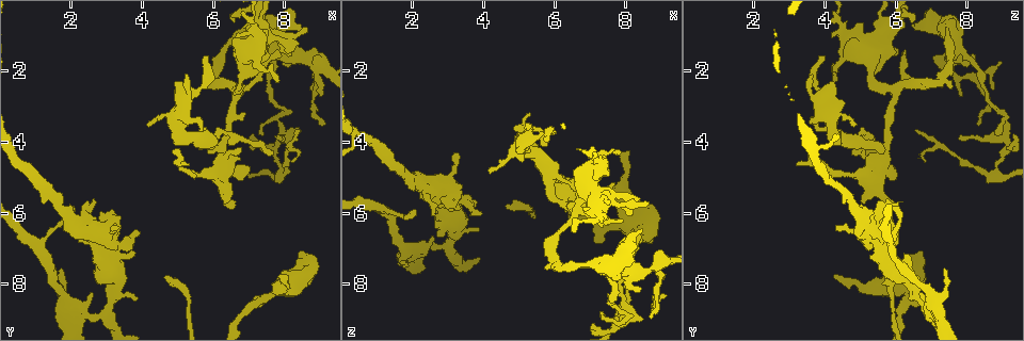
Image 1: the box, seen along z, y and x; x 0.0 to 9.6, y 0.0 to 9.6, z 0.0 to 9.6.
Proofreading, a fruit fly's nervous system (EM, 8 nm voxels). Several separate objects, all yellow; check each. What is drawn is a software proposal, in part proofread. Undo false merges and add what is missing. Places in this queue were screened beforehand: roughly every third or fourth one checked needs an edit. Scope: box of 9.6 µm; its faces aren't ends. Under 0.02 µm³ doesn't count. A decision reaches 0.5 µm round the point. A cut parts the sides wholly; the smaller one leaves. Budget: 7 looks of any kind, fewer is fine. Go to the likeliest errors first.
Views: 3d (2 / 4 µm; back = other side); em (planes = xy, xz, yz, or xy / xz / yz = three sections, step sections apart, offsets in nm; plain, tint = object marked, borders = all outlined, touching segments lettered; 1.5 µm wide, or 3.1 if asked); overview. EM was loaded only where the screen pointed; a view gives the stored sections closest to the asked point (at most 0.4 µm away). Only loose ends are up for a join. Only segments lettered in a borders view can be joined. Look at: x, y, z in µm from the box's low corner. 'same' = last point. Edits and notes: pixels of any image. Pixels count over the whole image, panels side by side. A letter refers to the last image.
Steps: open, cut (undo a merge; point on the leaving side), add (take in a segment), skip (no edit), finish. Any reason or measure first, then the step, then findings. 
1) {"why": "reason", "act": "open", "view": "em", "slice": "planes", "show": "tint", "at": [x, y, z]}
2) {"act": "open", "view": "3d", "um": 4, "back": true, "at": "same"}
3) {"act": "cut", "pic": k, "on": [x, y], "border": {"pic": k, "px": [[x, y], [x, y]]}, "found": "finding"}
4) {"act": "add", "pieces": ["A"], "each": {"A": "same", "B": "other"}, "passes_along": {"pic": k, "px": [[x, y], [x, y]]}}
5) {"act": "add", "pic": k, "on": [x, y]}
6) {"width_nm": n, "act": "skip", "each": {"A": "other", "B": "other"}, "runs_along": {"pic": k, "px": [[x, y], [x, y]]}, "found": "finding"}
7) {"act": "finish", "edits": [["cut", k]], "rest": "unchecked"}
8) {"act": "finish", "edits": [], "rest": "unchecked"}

{"why": "abrupt turn", "act": "open", "view": "em", "slice": "yz", "step": 4, "show": "tint", "at": [6.55, 2.55, 6.00]}

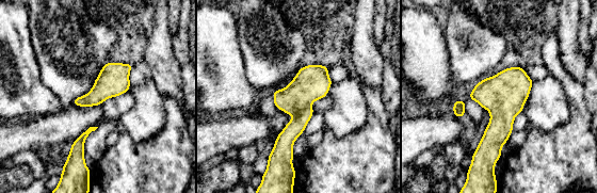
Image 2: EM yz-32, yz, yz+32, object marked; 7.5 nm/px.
{"why": "cut it another way", "act": "open", "view": "em", "slice": "planes", "show": "borders", "at": "same"}

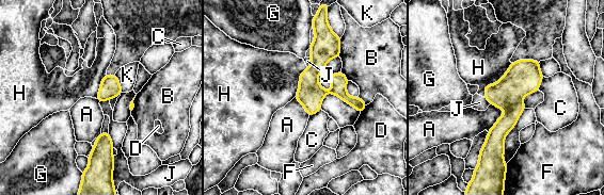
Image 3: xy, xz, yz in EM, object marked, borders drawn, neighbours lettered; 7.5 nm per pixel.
{"longest_contact_nm": ["H", 340], "act": "skip", "each": {"A": "other", "B": "other", "C": "other", "D": "other", "F": "other", "G": "other", "H": "other", "J": "other", "K": "other"}, "border": {"pic": 3, "px": [[506, 109], [488, 132]]}, "found": "all the same neuron"}

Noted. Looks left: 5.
{"why": "arms part here", "act": "open", "view": "em", "slice": "planes", "show": "plain", "at": [5.00, 3.15, 4.05]}

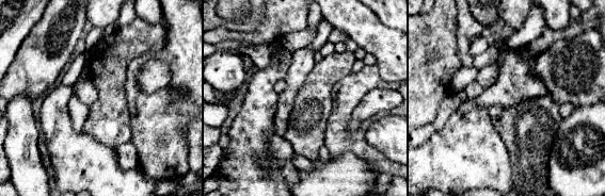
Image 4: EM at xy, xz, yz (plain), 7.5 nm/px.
{"why": "what lies round it", "act": "open", "view": "em", "slice": "planes", "show": "borders", "at": "same"}

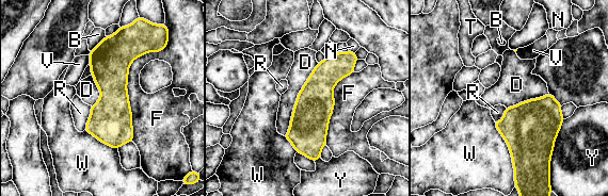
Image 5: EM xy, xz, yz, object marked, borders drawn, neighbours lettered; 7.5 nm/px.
{"width_nm": 280, "act": "skip", "each": {"B": "other", "D": "other", "F": "other", "N": "other", "R": "other", "T": "other", "V": "other", "W": "other", "Y": "other"}, "border": {"pic": 5, "px": [[318, 63], [284, 135]]}, "found": "all the same neuron"}

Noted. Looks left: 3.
{"why": "an open end", "act": "open", "view": "em", "slice": "xy", "step": 4, "show": "borders", "at": [6.75, 4.25, 4.80]}

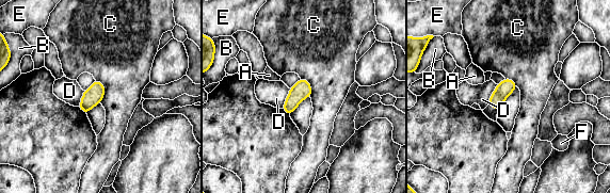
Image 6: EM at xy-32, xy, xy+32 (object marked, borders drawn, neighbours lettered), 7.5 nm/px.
{"width_nm": 120, "longest_contact_nm": ["C", 190], "act": "skip", "each": {"A": "other", "B": "other", "C": "other", "D": "other", "E": "other", "F": "other"}, "found": "no lettered segment goes on from it"}

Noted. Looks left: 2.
{"act": "finish", "edits": [], "rest": "unchecked"}

